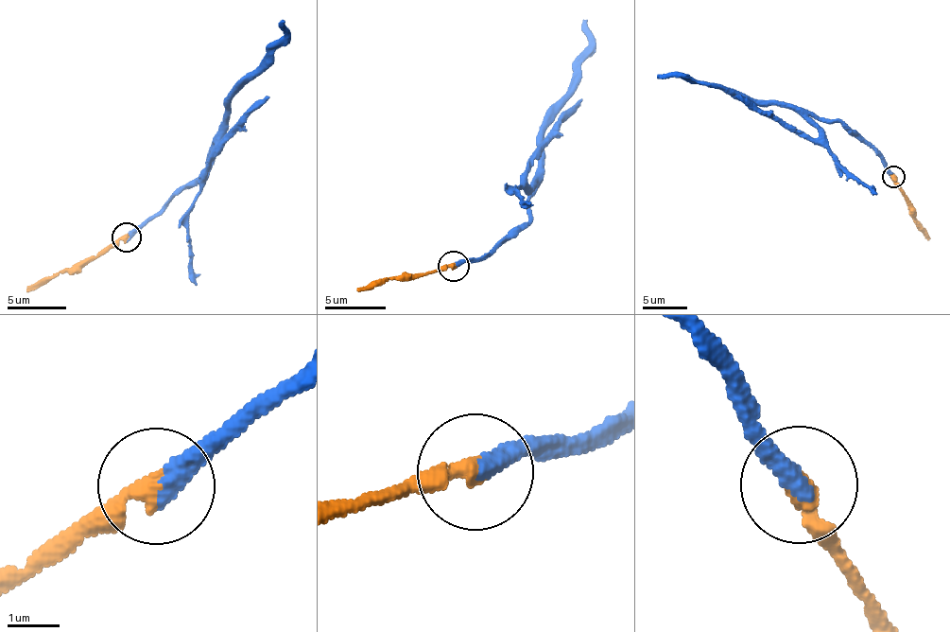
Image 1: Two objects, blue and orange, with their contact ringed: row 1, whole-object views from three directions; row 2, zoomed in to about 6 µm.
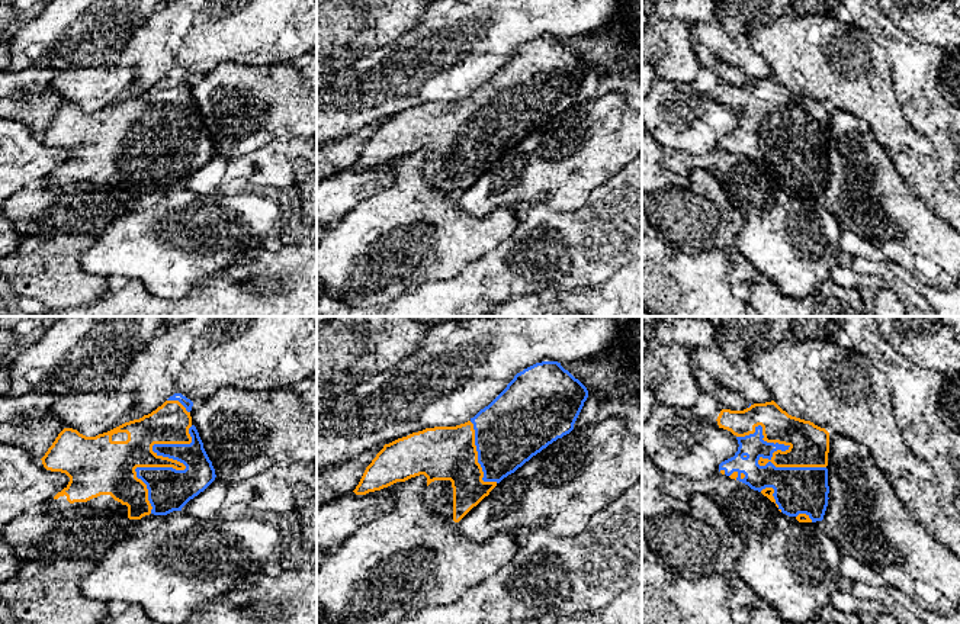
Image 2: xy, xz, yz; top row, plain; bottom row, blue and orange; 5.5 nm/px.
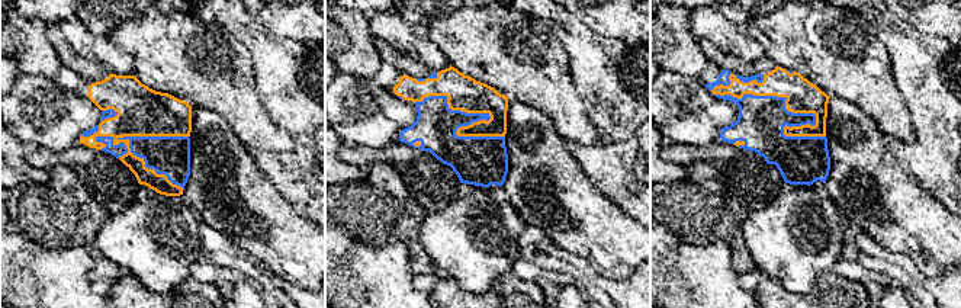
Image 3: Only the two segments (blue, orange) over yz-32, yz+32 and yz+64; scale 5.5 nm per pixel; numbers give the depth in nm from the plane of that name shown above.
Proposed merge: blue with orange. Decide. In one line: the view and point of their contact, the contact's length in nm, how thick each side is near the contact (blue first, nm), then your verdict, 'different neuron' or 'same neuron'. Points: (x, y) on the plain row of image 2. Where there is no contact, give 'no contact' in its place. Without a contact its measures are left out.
meets blue in xy at (185, 144); contact 550 nm long; 240 nm thick on the blue side, 190 nm on the other; same neuron

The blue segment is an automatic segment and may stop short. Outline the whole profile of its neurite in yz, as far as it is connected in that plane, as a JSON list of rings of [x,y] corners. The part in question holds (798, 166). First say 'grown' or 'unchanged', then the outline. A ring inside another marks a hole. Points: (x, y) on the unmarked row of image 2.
grown | [[[774,75],[754,78],[744,86],[722,84],[717,91],[719,103],[731,106],[738,115],[738,126],[733,132],[719,139],[719,147],[731,154],[748,160],[776,178],[780,187],[794,192],[799,197],[822,196],[828,181],[828,128],[829,107],[825,103],[789,90]]]

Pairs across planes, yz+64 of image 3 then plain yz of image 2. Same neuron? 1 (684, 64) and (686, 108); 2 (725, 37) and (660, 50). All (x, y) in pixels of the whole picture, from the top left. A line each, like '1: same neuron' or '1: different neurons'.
1: different neurons
2: different neurons

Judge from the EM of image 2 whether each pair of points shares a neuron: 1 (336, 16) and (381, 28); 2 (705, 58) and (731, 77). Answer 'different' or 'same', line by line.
1: same
2: same

